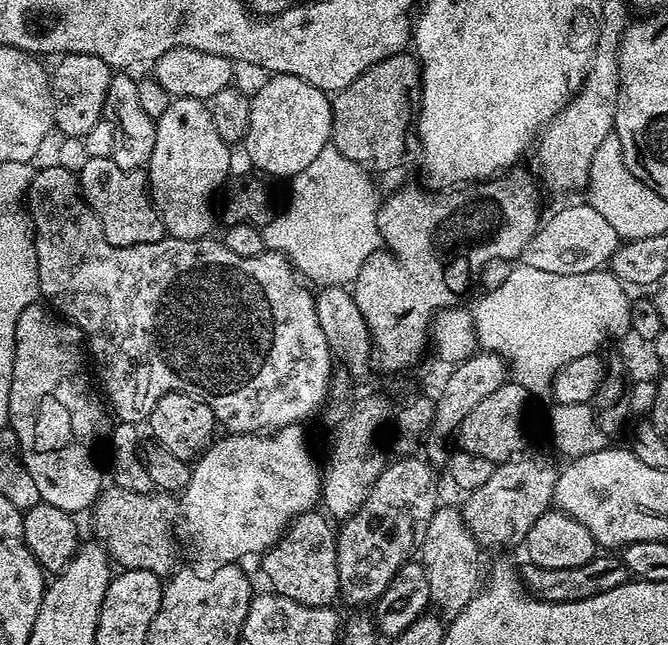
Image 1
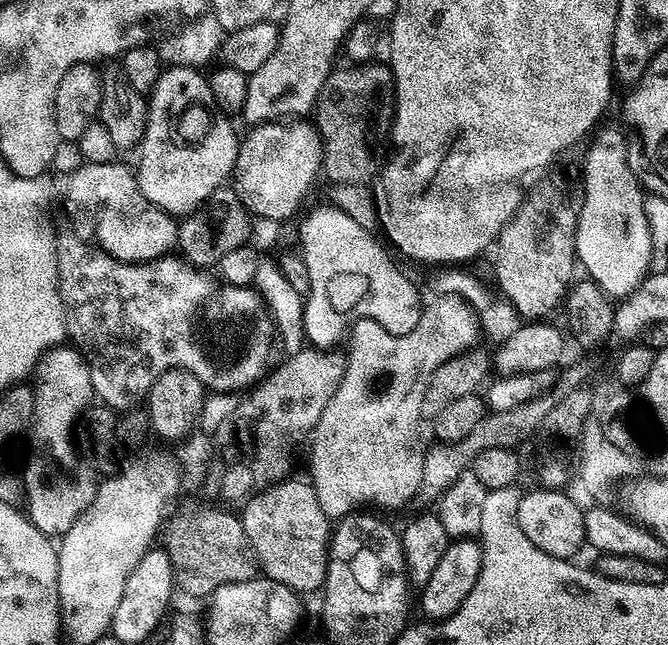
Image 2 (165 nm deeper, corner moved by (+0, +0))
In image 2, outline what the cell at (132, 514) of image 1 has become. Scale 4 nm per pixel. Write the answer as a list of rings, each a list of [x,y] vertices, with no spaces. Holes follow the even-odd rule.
[[[184,508],[181,512],[174,512],[167,517],[162,528],[162,550],[170,558],[172,578],[179,591],[181,588],[188,596],[208,598],[226,583],[242,582],[257,575],[256,558],[252,555],[252,547],[246,538],[243,519],[237,513],[235,516],[234,513],[223,512],[220,508]]]

